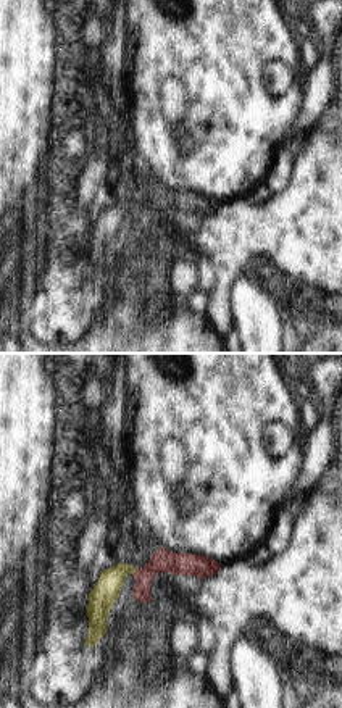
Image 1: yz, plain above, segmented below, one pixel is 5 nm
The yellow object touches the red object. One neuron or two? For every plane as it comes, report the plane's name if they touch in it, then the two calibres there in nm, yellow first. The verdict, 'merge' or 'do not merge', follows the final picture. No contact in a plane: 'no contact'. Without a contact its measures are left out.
yz | 130/110 nm

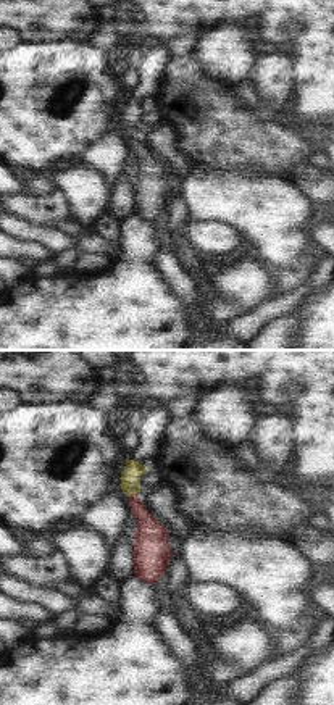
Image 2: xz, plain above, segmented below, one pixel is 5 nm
xz | 100/170 nm

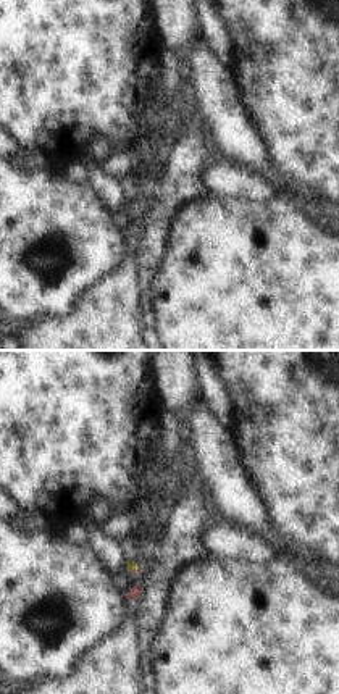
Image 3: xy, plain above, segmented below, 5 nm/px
xy | 50/20 nm

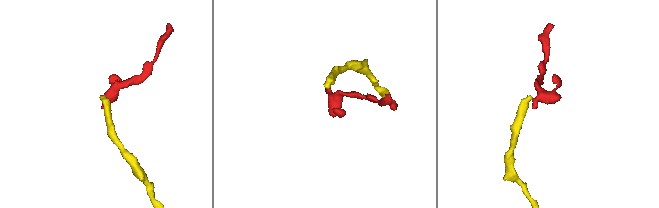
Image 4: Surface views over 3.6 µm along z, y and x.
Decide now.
do not merge

